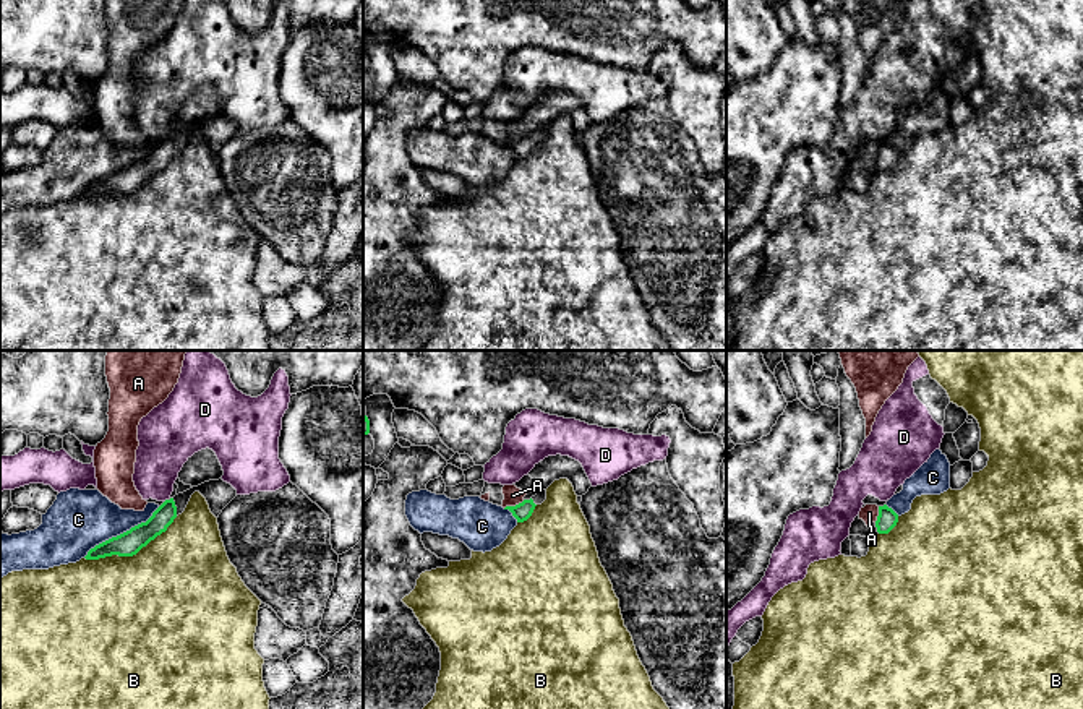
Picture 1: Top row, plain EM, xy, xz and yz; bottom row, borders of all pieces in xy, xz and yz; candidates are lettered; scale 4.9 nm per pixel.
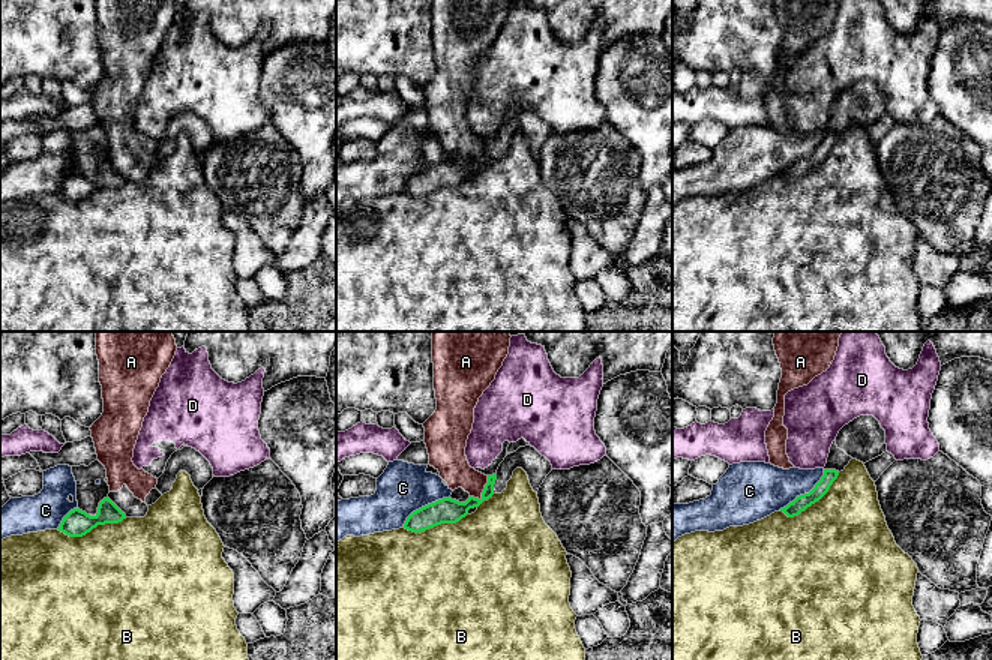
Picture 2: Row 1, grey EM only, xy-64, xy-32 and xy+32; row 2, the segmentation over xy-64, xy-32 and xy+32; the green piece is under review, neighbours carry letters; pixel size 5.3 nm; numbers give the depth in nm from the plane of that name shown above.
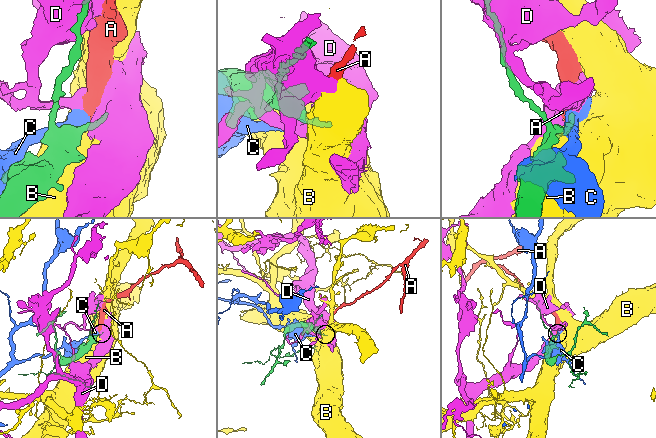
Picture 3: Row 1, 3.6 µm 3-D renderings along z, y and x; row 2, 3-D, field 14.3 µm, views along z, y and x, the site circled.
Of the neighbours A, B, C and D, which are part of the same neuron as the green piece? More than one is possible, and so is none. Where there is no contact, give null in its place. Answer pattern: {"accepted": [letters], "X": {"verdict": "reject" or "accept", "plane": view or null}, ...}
{"accepted": [], "A": {"verdict": "reject", "plane": "xz"}, "B": {"verdict": "reject", "plane": "xy"}, "C": {"verdict": "reject", "plane": "xy"}, "D": {"verdict": "reject", "plane": "xy"}}

